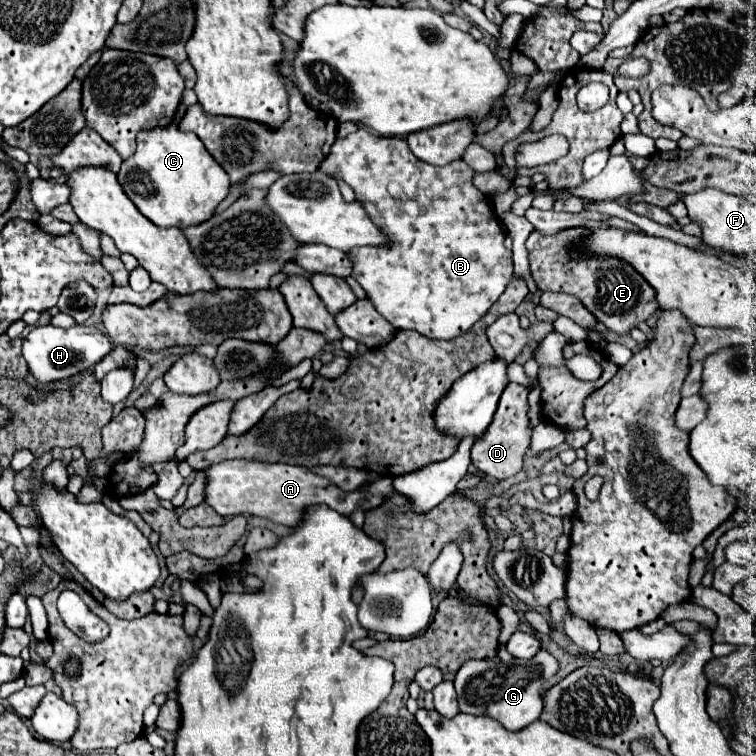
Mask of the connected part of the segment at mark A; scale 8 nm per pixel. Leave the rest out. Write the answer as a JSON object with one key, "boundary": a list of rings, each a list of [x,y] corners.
{"boundary":[[[229,459],[211,465],[205,469],[207,473],[207,503],[221,515],[221,517],[233,517],[233,515],[257,515],[271,519],[273,523],[281,523],[287,527],[297,527],[303,523],[305,509],[313,505],[327,505],[331,509],[337,509],[337,513],[349,517],[353,511],[369,511],[381,505],[385,499],[393,497],[393,479],[379,477],[367,487],[367,495],[363,489],[355,489],[351,493],[341,491],[337,485],[333,489],[333,483],[327,477],[315,475],[313,471],[305,467],[285,465],[285,463],[261,463],[261,461],[245,461],[245,459]]]}

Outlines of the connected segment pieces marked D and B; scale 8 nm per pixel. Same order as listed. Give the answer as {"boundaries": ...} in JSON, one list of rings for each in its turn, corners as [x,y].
{"boundaries":[[[[509,383],[499,399],[499,405],[497,405],[497,411],[493,415],[489,429],[485,431],[485,435],[481,435],[475,441],[471,449],[471,463],[477,469],[481,469],[485,475],[491,475],[495,479],[509,479],[521,471],[523,455],[527,453],[529,441],[531,441],[531,427],[529,427],[527,411],[529,411],[527,389],[517,383]]],[[[359,129],[351,135],[347,135],[345,139],[337,139],[331,147],[331,153],[321,161],[319,169],[327,175],[337,175],[341,177],[349,187],[353,187],[355,191],[355,197],[365,205],[369,217],[373,219],[375,225],[381,227],[381,231],[385,231],[385,235],[391,239],[391,247],[361,247],[361,249],[353,249],[349,253],[349,259],[353,261],[353,277],[355,281],[365,289],[367,293],[367,299],[373,303],[373,307],[385,317],[389,319],[391,325],[395,325],[397,329],[411,329],[411,331],[417,331],[429,339],[453,339],[453,337],[459,337],[463,333],[467,333],[475,321],[481,319],[483,313],[489,311],[489,307],[499,299],[499,295],[505,291],[507,283],[513,279],[513,259],[511,259],[511,251],[503,245],[503,239],[505,239],[505,233],[497,221],[497,215],[495,211],[491,209],[491,205],[487,203],[485,195],[473,187],[471,179],[473,179],[473,169],[465,163],[465,161],[453,161],[445,167],[435,167],[435,165],[429,165],[429,163],[423,163],[419,161],[405,139],[401,137],[379,137],[379,135],[373,135],[365,129]]]]}

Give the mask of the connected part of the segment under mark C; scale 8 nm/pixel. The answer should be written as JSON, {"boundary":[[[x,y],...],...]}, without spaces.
{"boundary":[[[175,125],[137,135],[137,151],[123,161],[119,183],[135,207],[151,223],[165,229],[185,229],[211,219],[231,187],[227,173],[213,161],[201,139],[193,133],[181,133]]]}

